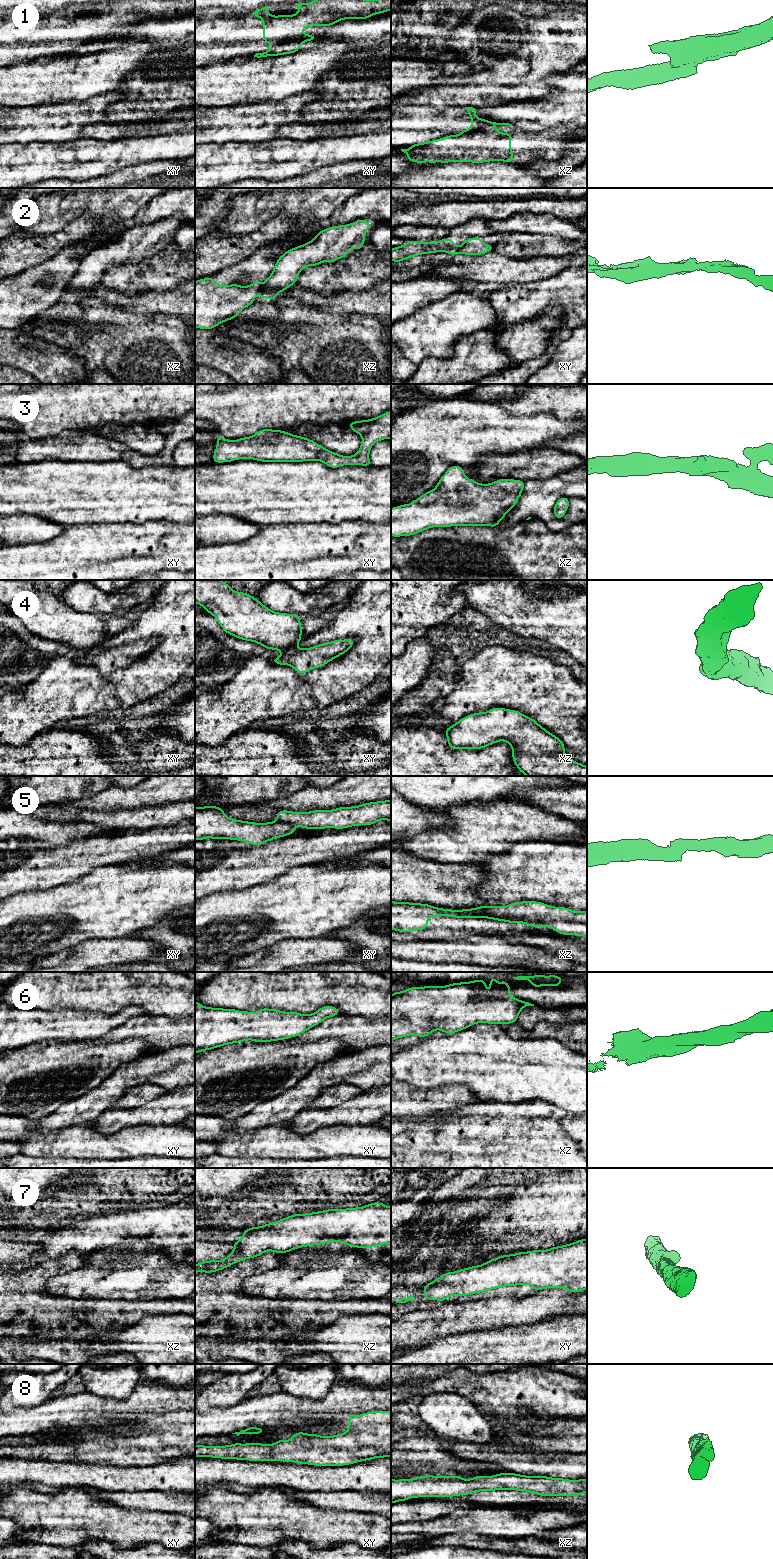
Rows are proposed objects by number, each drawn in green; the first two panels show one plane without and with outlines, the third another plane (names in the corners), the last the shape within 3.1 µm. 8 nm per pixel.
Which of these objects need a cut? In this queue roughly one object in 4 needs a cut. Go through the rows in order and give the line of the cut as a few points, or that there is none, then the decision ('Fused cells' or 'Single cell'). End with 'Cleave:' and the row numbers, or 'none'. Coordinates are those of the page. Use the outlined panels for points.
1: Split along xz (490, 125), (460, 133). Fused cells
2: Split along xz (262, 284), (258, 292). Fused cells
3: No split. Single cell
4: No split. Single cell
5: Split along xy (277, 820), (296, 825). Fused cells
6: No split. Single cell
7: No split. Single cell
8: No split. Single cell
Cleave: 1, 2, 5

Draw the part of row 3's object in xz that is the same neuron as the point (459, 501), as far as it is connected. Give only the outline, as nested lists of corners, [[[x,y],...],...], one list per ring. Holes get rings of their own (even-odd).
[[[451,466],[436,487],[410,504],[391,508],[391,536],[411,536],[433,527],[490,526],[499,522],[517,504],[525,482],[515,479],[498,479],[489,484],[477,483],[464,474],[464,467]]]

